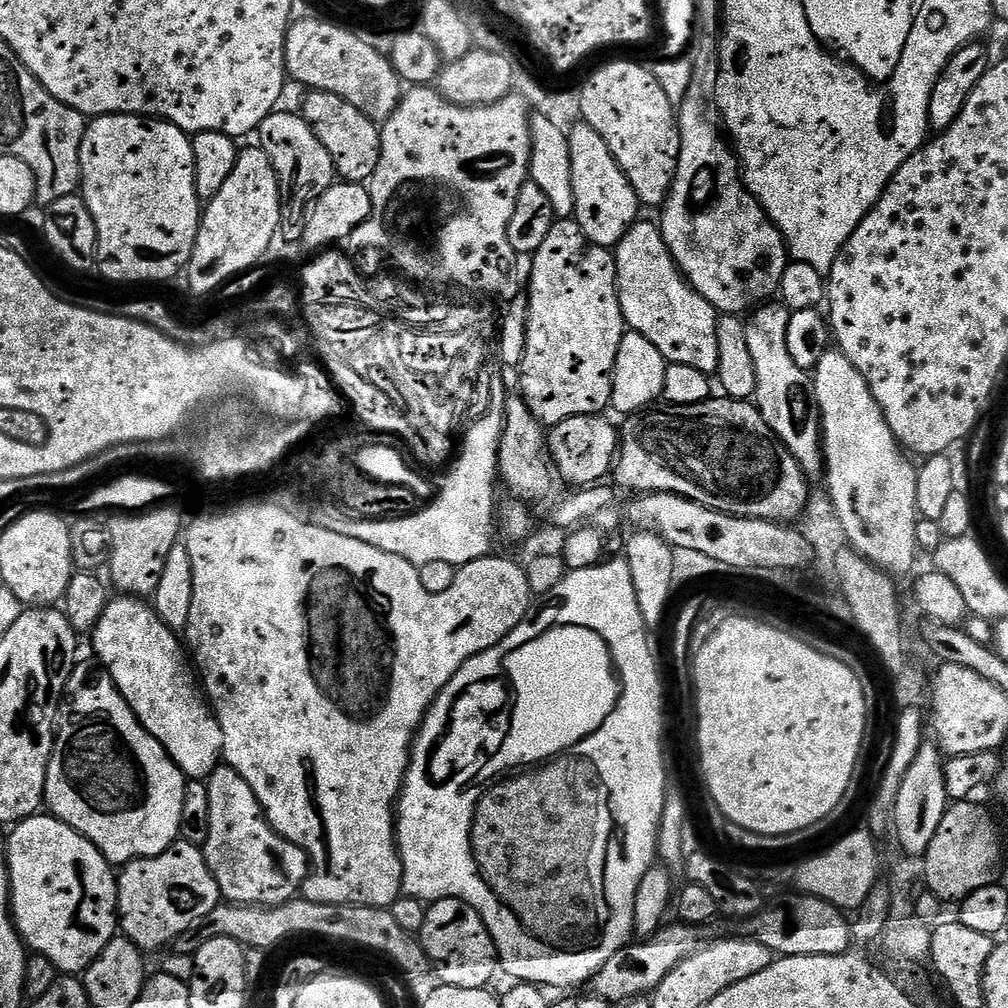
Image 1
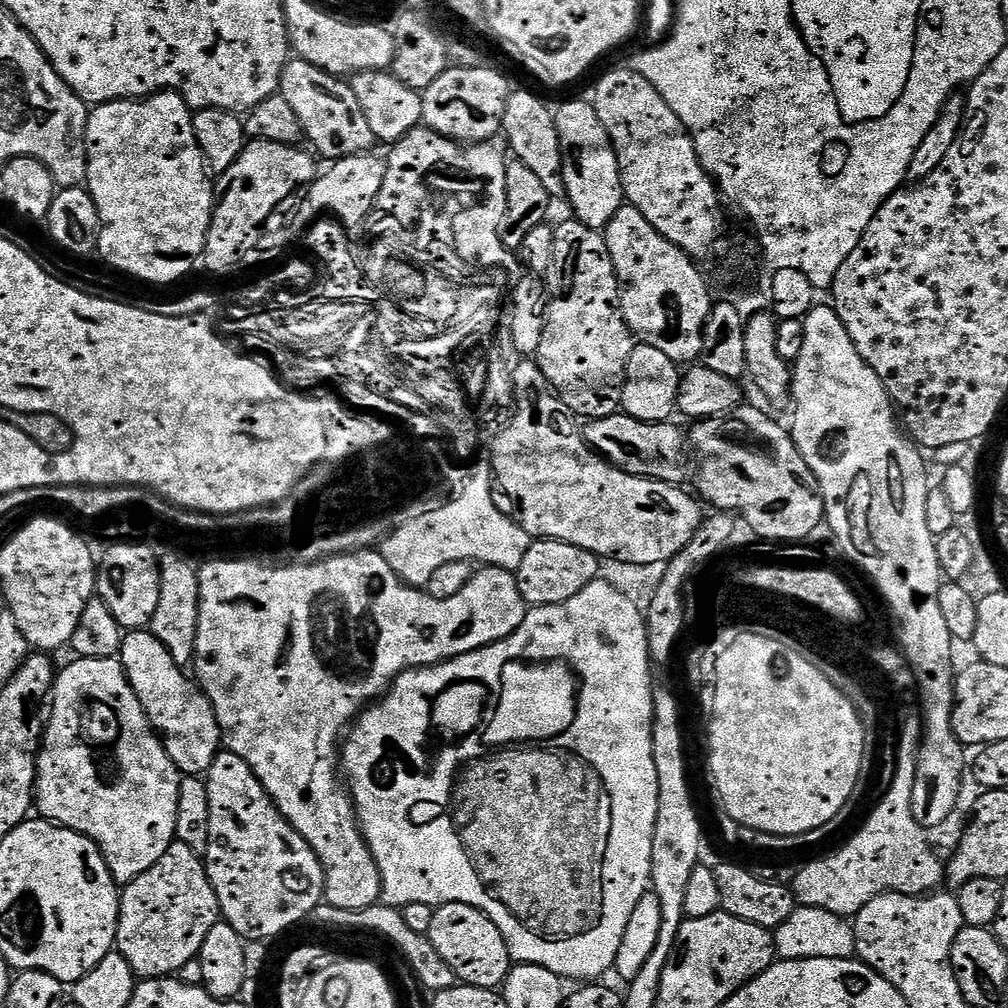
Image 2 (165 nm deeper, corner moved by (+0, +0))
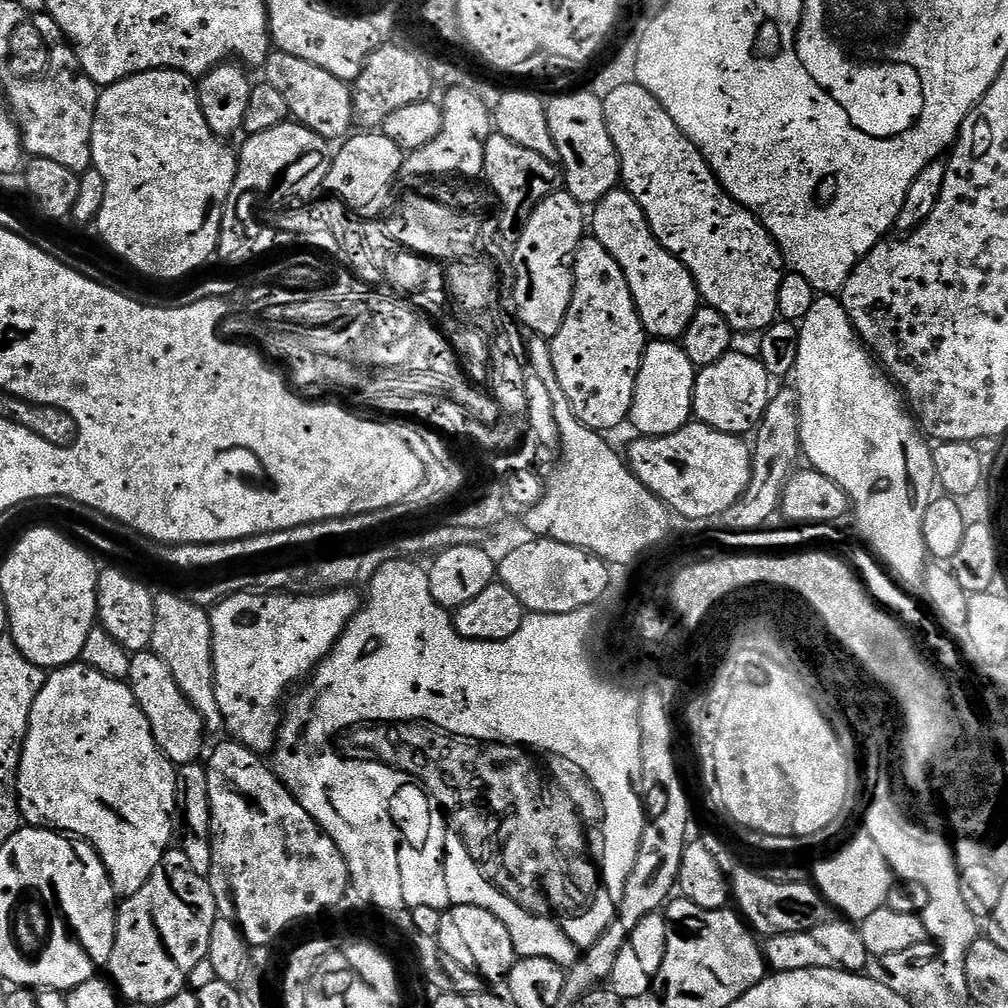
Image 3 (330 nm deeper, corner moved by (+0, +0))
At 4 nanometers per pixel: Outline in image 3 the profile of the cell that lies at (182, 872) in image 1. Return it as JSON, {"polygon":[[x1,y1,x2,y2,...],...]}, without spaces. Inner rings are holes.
{"polygon":[[175,846,164,853,162,862,154,866,154,874,138,890,138,894,123,897,116,910,116,937,112,953,106,965,117,993,132,1004,156,1004,163,1006,170,1002,179,992,188,988,188,976,198,962,208,959,210,950,210,930,218,918,212,887,205,877,194,874,186,854]]}

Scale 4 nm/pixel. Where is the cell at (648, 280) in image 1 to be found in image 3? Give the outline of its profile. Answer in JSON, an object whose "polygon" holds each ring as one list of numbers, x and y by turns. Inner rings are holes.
{"polygon":[[613,190,591,209,590,232,612,255,630,286,645,333,657,340,679,341,690,318,701,307,700,293,686,266,658,242,635,198,626,190]]}

